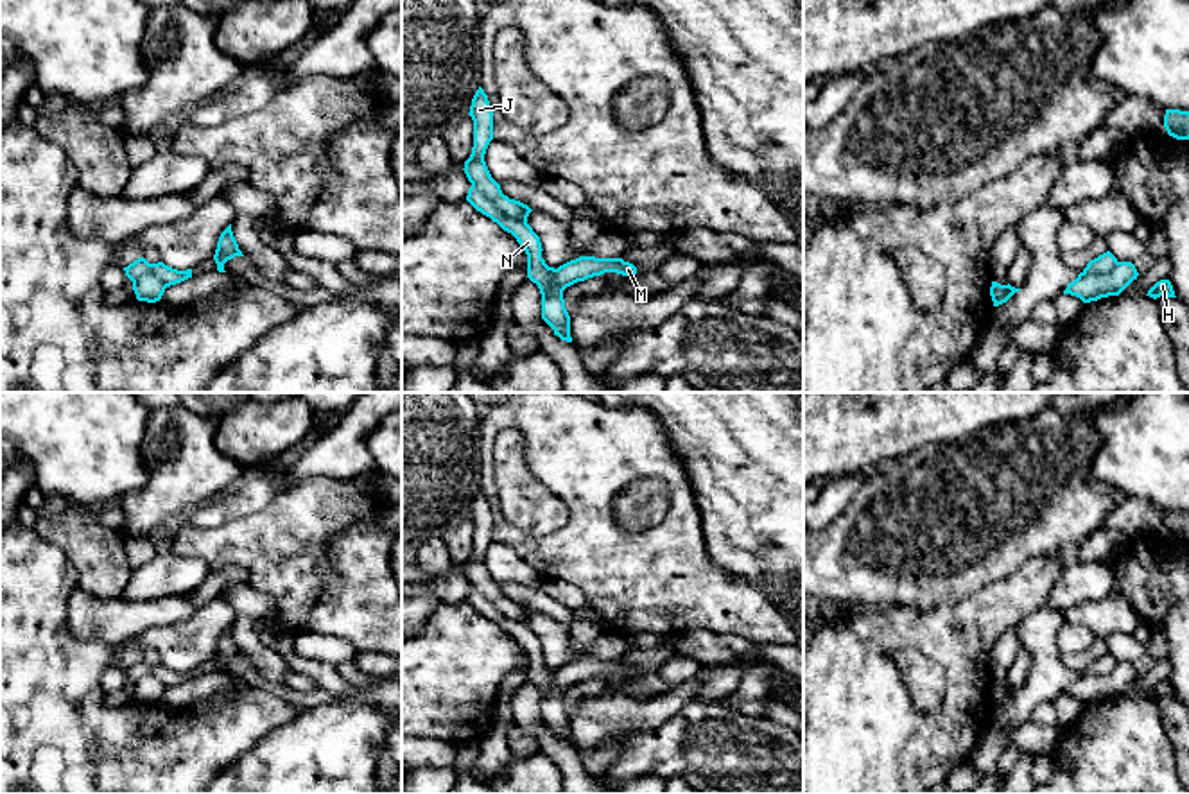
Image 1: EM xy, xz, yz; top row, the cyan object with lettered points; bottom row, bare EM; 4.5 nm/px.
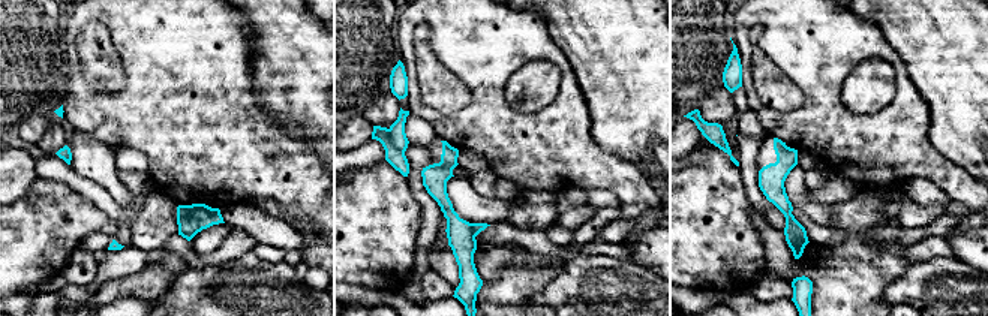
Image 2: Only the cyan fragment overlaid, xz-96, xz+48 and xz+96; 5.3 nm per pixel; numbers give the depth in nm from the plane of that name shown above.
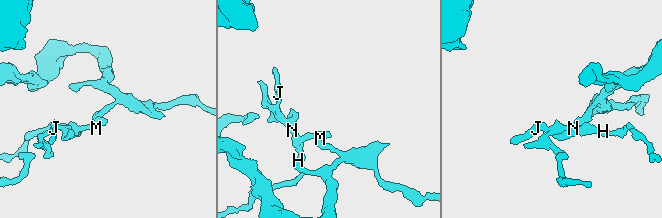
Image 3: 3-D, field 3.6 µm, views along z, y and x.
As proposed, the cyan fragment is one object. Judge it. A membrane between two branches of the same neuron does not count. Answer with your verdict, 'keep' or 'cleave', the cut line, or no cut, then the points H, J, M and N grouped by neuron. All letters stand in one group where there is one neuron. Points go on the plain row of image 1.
cleave | xz (472, 585), (501, 613), (526, 624) | H J / M N

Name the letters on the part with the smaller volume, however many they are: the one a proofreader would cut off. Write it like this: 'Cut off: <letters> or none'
Cut off: H, J

